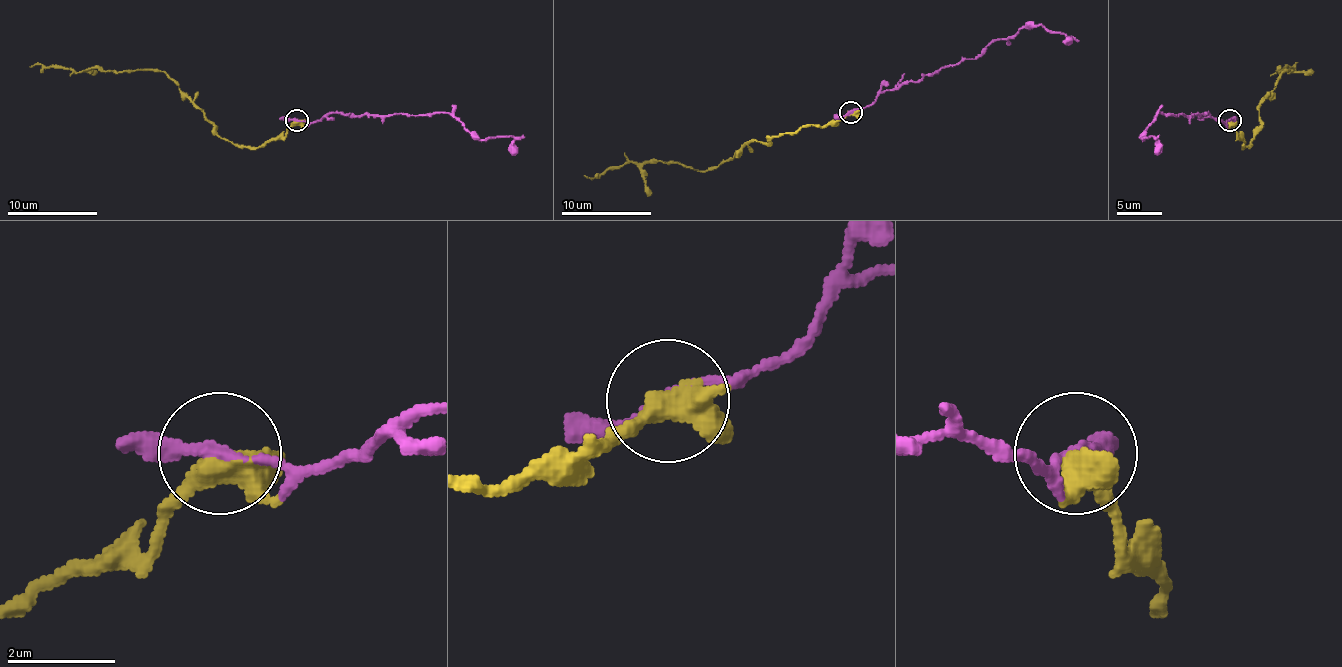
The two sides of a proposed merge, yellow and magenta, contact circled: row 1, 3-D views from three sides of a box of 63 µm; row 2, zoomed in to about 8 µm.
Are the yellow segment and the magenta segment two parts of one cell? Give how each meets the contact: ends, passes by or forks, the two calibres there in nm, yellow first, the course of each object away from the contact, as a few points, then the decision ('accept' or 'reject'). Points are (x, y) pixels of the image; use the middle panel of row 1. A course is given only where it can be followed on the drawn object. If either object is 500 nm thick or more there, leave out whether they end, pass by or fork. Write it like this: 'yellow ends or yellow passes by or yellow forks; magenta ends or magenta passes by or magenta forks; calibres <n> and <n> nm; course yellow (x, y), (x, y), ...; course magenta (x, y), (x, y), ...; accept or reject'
yellow forks; magenta passes by; calibres 360 and 200 nm; course yellow (850, 112), (837, 122), (748, 142), (717, 169), (696, 171), (676, 162), (624, 162), (592, 178), (583, 176); course magenta (850, 112), (866, 108), (886, 90), (975, 58), (997, 38), (1020, 29), (1040, 24), (1065, 33), (1065, 42); accept

